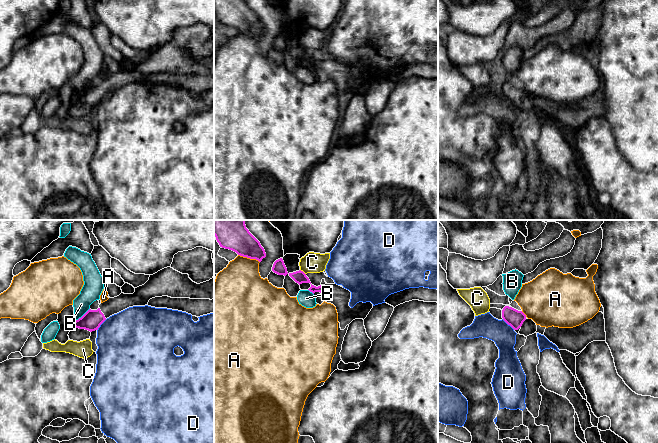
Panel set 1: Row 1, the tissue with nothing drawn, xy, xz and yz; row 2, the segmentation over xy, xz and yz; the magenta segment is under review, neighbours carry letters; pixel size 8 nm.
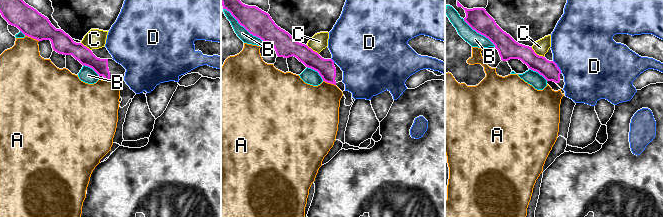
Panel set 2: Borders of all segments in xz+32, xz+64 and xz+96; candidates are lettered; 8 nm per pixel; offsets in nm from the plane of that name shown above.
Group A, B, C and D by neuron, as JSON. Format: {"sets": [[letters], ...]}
{"sets": [["A"], ["B"], ["C"], ["D"]]}

